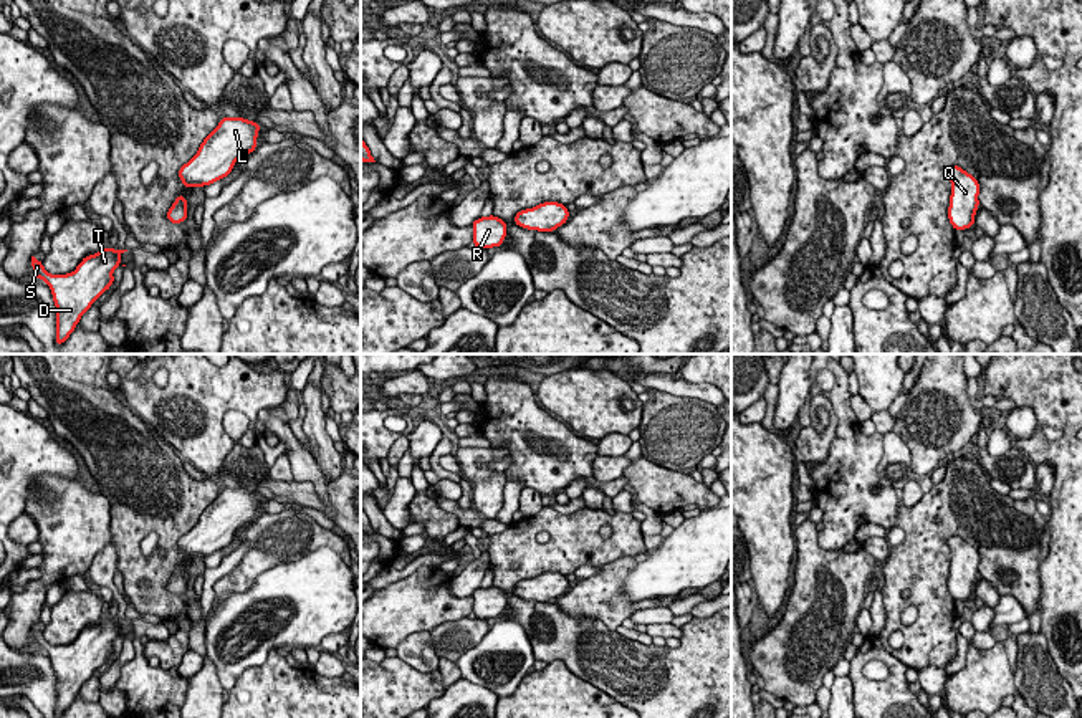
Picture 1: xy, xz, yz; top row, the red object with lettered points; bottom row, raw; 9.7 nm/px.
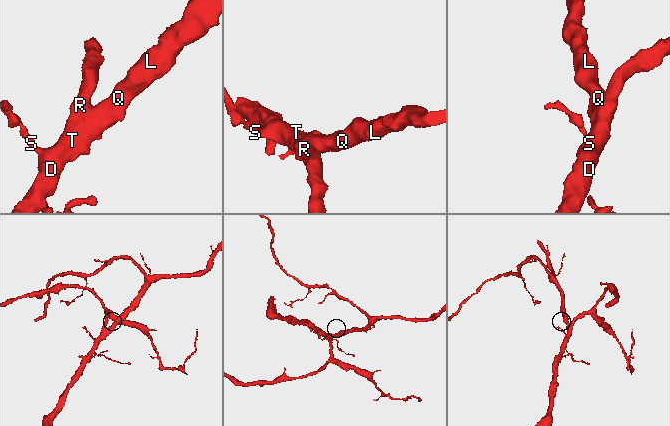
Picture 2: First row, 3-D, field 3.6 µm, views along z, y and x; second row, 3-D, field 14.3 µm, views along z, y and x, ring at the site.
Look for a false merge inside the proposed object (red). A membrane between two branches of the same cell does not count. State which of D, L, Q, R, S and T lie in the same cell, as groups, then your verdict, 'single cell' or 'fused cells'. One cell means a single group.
D L Q R S T; single cell

